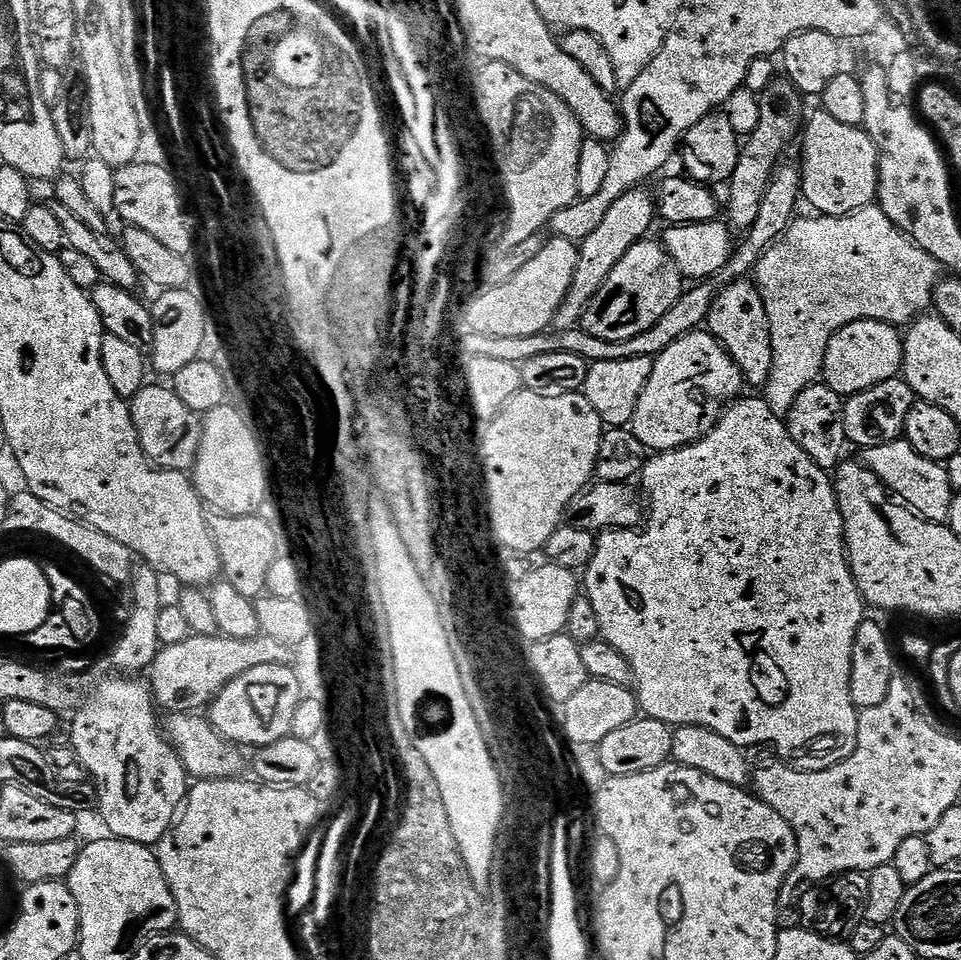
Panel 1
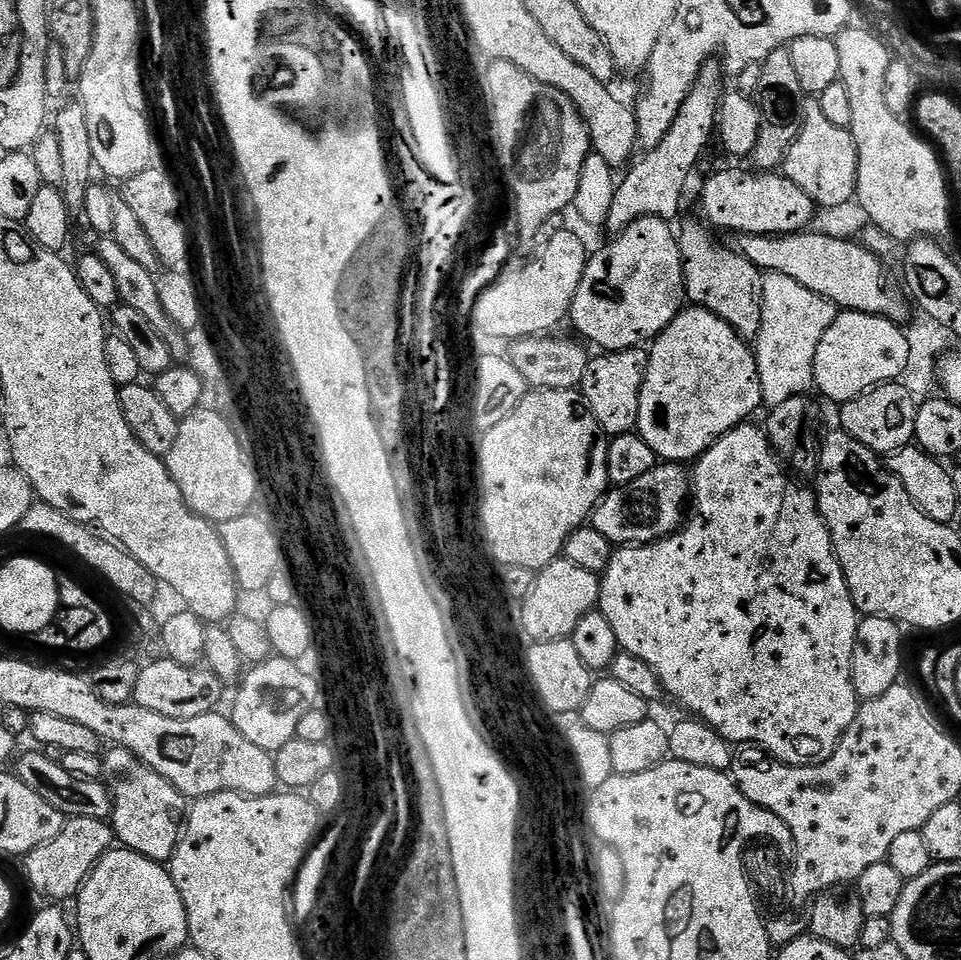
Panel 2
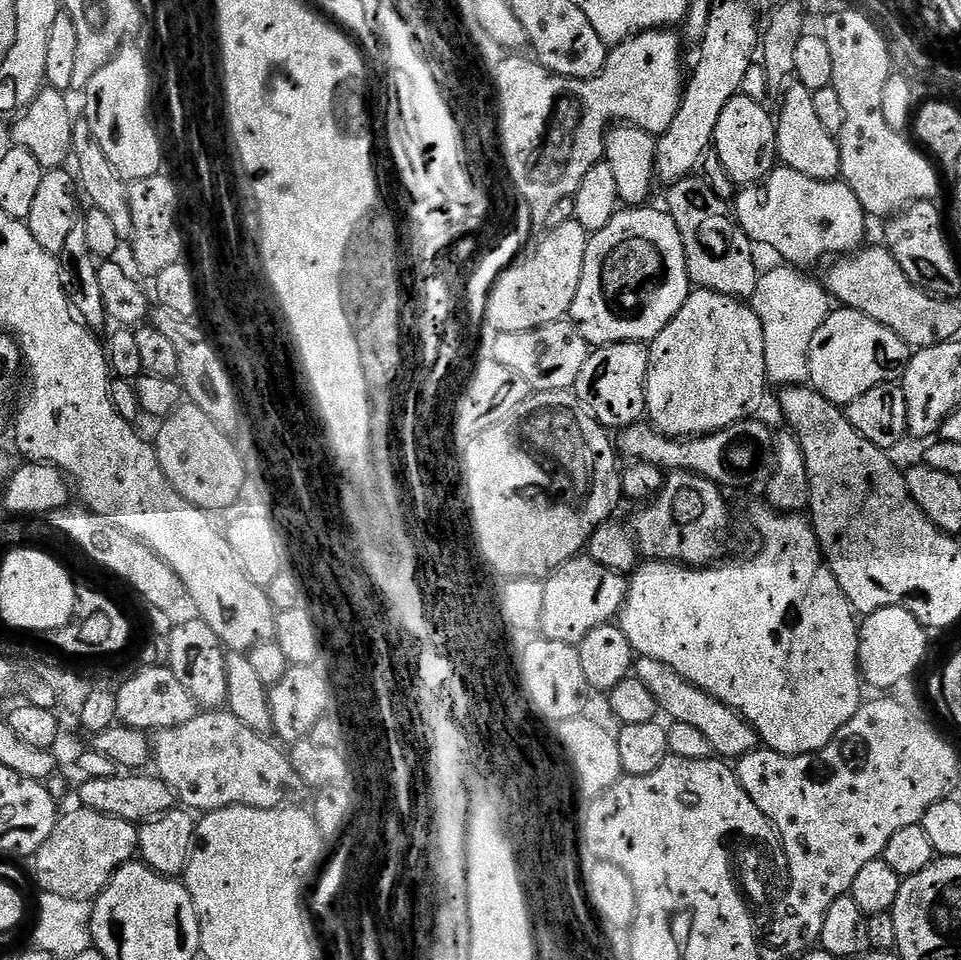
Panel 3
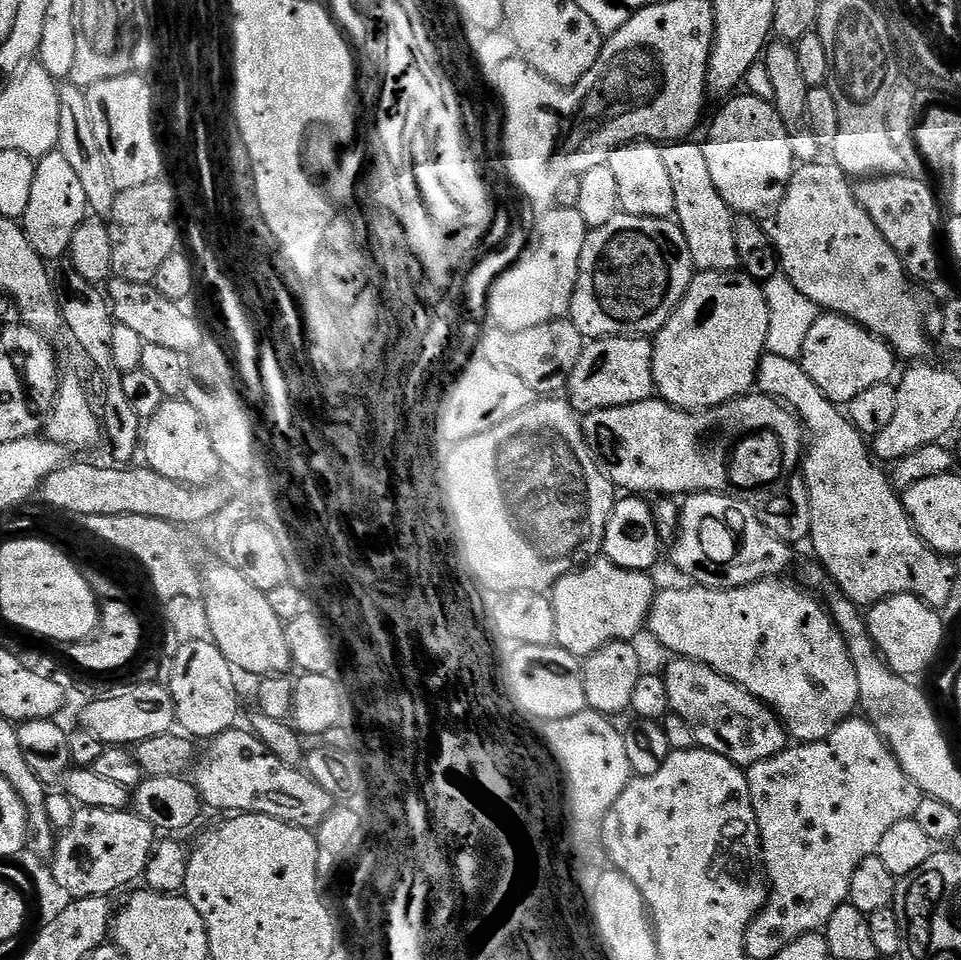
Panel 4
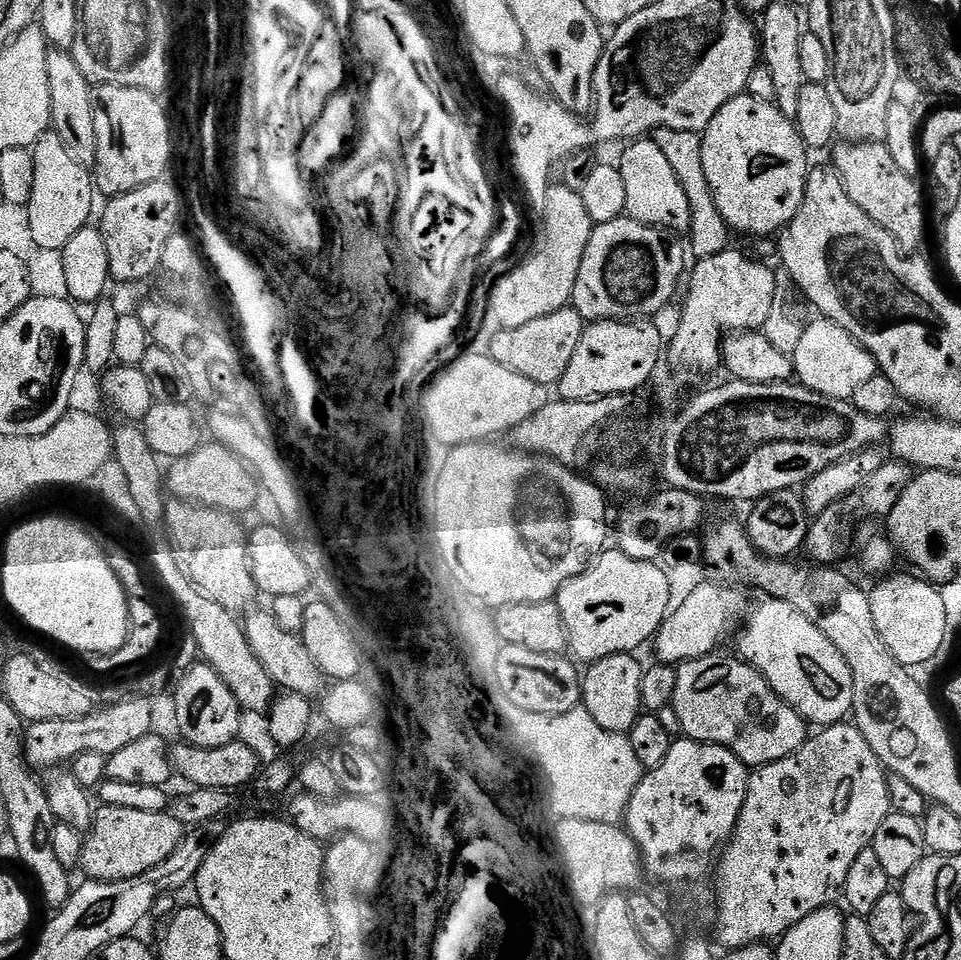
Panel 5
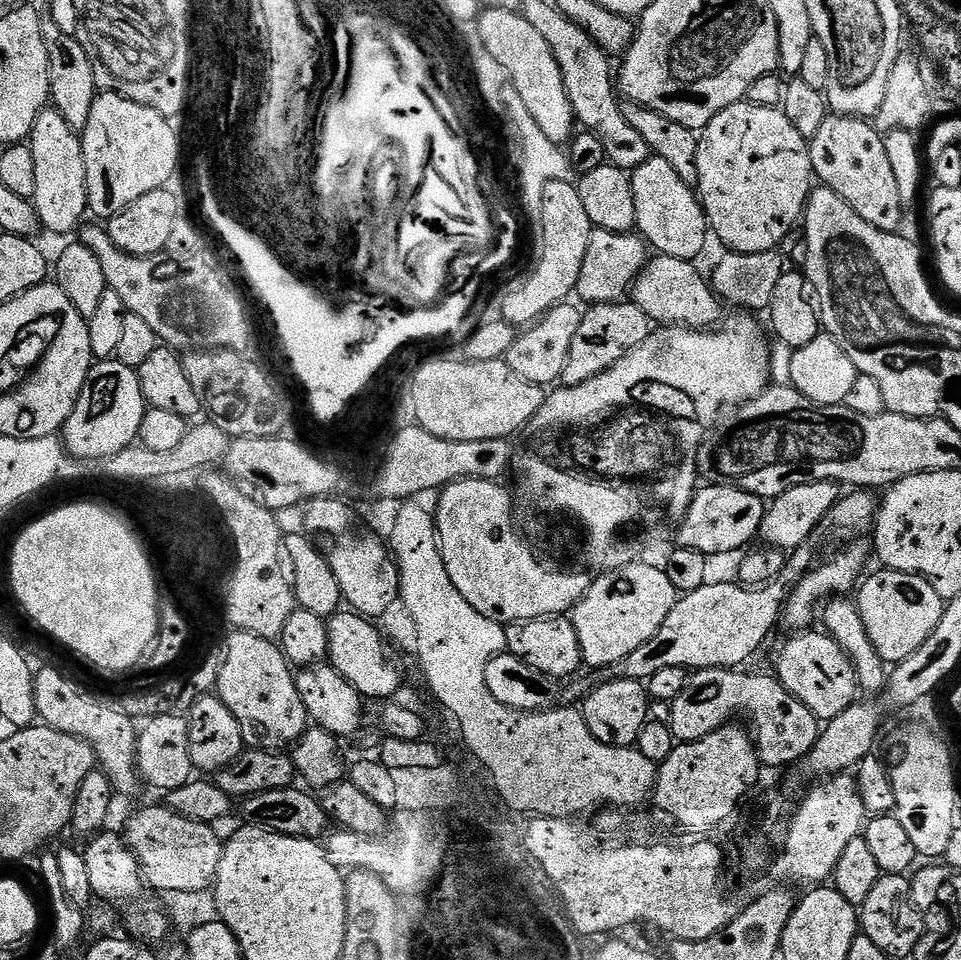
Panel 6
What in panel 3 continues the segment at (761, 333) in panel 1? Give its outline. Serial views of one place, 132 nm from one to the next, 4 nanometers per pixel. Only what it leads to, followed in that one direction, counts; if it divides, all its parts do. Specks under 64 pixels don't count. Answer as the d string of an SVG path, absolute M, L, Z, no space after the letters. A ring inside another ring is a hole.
M693 174L682 178L667 189L666 211L672 215L682 234L686 270L689 281L696 288L714 290L737 298L751 298L755 294L758 277L752 239L740 229L733 209L700 177Z

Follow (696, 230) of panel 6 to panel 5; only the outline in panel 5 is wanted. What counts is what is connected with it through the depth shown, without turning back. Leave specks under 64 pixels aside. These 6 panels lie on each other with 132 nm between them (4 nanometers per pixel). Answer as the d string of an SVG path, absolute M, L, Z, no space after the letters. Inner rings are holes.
M650 138L633 140L618 159L622 182L626 185L626 212L629 217L651 228L658 228L673 234L687 233L690 222L690 202L686 202L686 190L678 182L678 174L662 155L662 150Z

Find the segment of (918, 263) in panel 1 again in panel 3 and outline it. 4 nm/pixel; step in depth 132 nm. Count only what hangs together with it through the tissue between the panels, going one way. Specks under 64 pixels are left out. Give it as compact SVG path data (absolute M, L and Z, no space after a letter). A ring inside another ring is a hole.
M791 266L779 267L757 277L750 304L762 322L769 379L778 386L798 386L807 381L810 343L832 308L826 305L828 294L823 287L817 288Z

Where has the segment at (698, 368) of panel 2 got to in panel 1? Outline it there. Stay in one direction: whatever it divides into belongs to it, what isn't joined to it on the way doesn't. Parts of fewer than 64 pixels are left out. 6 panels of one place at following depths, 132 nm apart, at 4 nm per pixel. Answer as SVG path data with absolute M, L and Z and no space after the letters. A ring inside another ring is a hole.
M711 332L686 333L653 359L650 382L638 398L630 431L652 454L684 448L711 432L720 404L731 405L745 388L744 375Z

